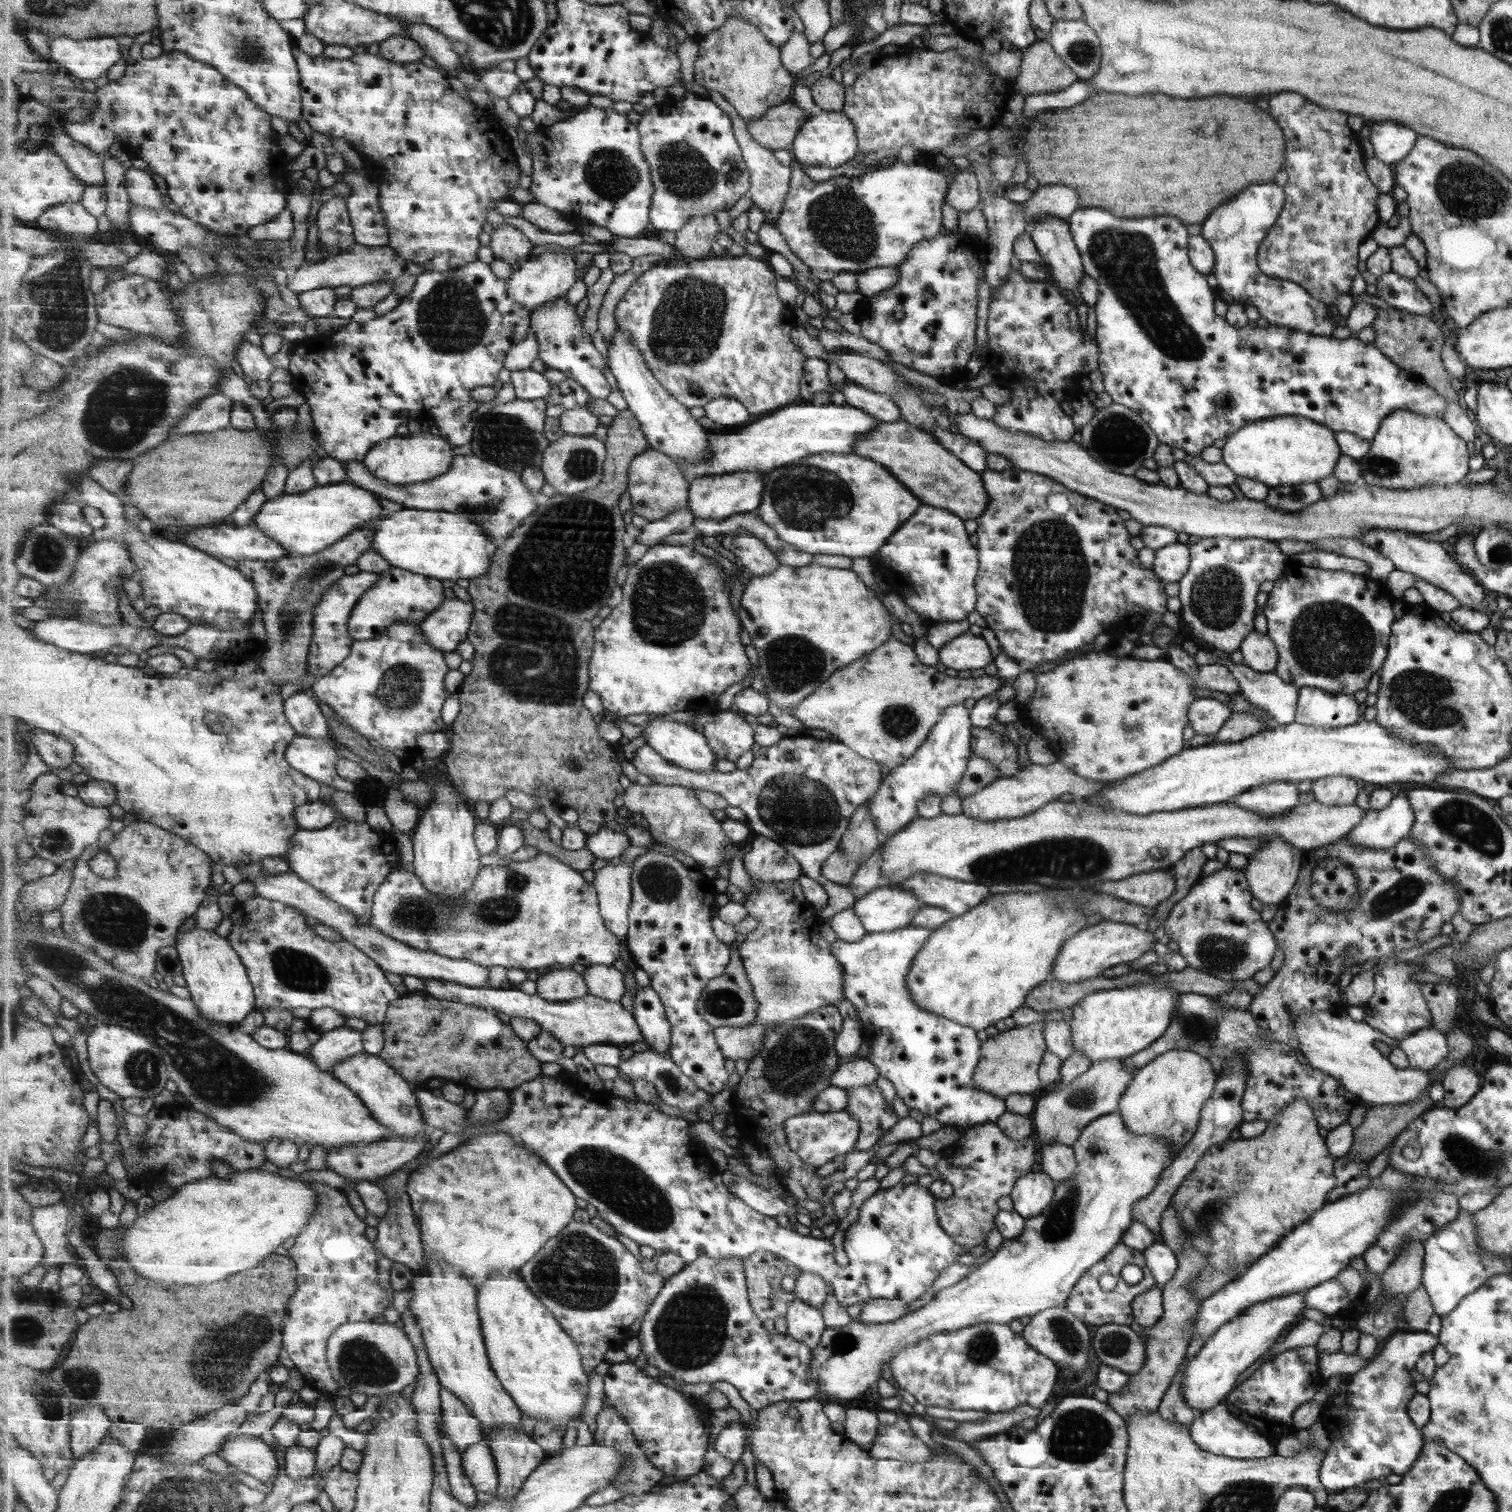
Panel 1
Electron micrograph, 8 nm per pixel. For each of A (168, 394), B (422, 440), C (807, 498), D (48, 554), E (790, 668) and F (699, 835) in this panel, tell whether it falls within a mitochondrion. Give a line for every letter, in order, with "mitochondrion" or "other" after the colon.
A: other
B: other
C: mitochondrion
D: mitochondrion
E: mitochondrion
F: mitochondrion

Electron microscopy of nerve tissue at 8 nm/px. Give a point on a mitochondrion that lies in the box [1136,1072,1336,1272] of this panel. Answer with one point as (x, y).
(1204, 1219)

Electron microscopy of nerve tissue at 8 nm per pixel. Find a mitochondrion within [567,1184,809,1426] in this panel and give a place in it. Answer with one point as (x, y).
(689, 1331)

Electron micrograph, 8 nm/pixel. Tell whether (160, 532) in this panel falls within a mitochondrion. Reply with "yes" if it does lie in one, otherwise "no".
no

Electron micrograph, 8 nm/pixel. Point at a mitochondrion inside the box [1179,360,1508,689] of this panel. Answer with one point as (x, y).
(1328, 640)

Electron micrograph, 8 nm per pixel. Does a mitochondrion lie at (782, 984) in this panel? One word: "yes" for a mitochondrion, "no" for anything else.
yes

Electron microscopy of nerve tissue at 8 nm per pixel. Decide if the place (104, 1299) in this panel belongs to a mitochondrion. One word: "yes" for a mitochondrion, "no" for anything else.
no

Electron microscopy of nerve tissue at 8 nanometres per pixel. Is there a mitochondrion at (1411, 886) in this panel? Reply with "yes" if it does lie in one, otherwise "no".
yes

